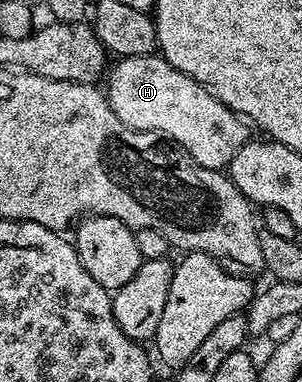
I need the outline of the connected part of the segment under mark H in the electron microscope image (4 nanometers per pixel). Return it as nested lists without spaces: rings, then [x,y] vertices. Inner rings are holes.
[[[160,54],[121,57],[116,62],[114,67],[112,64],[107,75],[107,80],[109,79],[107,94],[111,109],[115,109],[115,117],[119,117],[123,125],[131,129],[155,131],[159,135],[164,135],[166,139],[187,152],[196,163],[212,171],[228,168],[231,157],[239,153],[244,143],[250,142],[251,127],[246,120],[227,105],[223,105],[223,101],[219,101],[206,87],[199,85],[199,81],[187,77],[187,73],[179,73],[179,69],[172,67],[166,59],[161,58]]]

